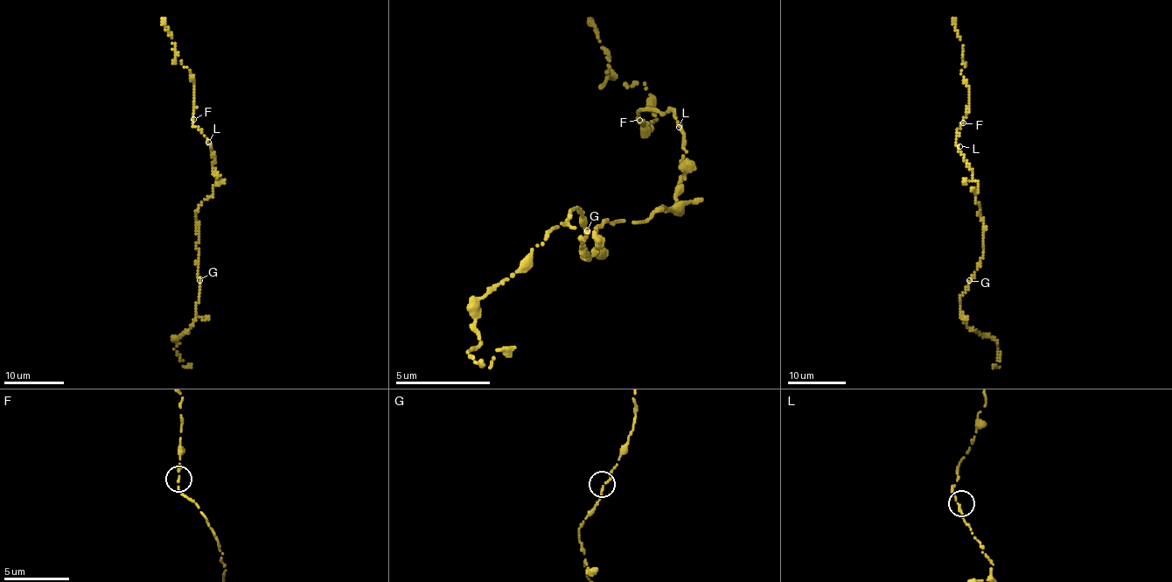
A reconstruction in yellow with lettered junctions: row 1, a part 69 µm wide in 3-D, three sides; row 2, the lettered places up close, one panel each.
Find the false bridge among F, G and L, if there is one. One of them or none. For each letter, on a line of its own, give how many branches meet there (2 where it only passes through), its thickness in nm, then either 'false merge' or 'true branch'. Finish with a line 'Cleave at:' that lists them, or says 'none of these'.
F: 2 branches meet; 190 nm thick; true branch
G: 2 branches meet; 190 nm thick; true branch
L: 2 branches meet; 190 nm thick; true branch
Cleave at: none of these

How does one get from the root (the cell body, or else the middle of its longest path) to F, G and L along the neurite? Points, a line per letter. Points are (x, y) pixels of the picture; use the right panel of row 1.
F: (978, 205), (975, 201), (977, 183), (955, 140), (962, 122)
G: (978, 205), (978, 214), (984, 227), (984, 251), (980, 266), (969, 280)
L: (978, 205), (975, 201), (977, 183), (960, 154), (959, 146)

